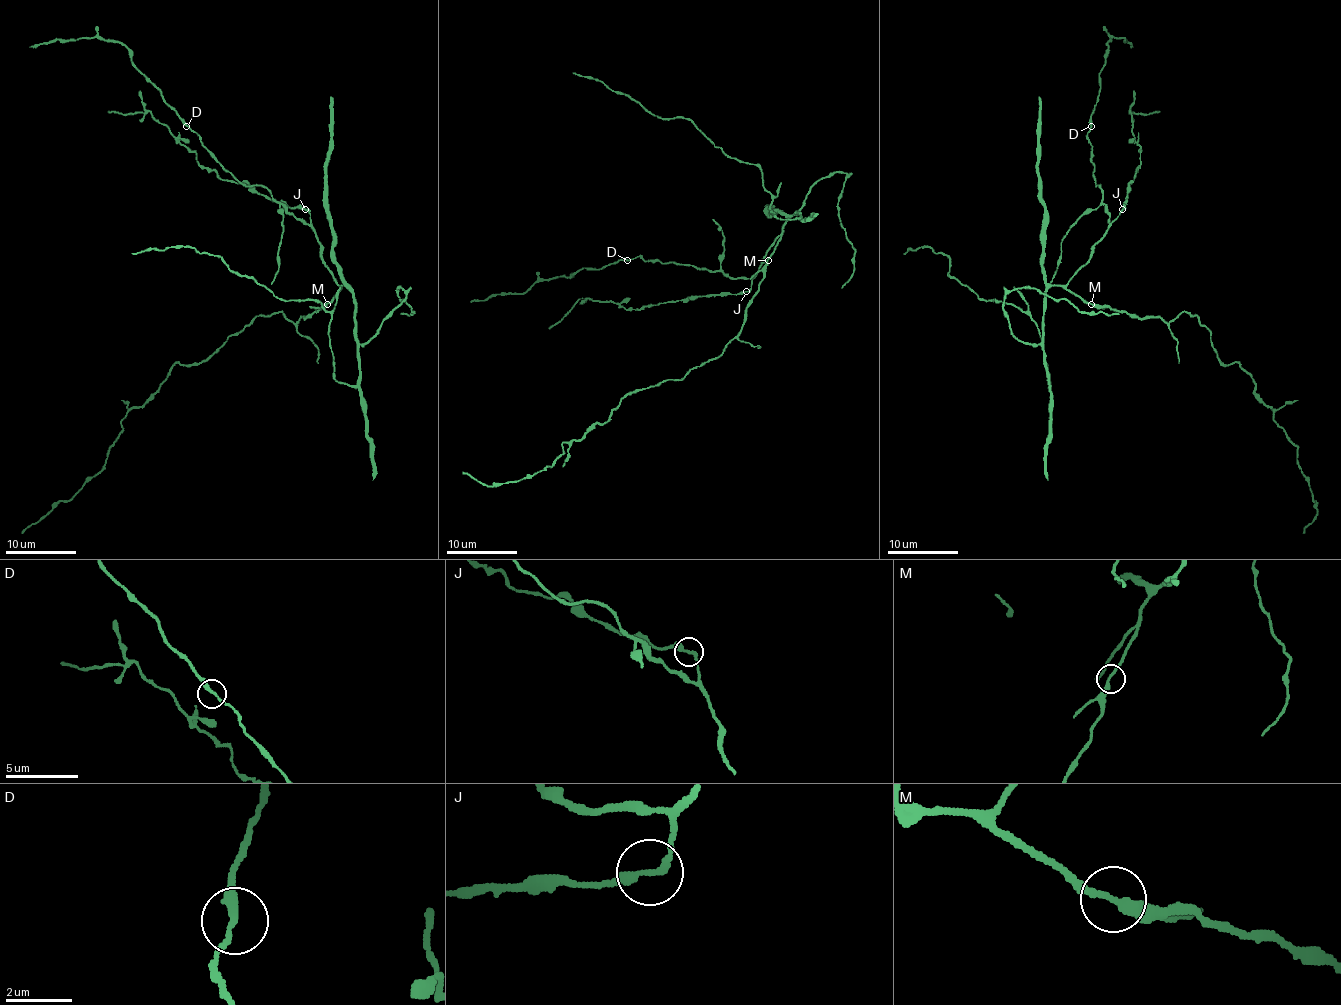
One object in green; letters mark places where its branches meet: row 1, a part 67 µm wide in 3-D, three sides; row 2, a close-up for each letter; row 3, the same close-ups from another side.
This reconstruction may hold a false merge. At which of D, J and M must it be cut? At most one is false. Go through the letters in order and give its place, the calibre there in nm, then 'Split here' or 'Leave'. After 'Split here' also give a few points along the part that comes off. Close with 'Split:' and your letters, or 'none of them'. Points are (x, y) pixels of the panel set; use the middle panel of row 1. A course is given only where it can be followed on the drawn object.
D: Place: (627, 260). Thickness 240 nm. Leave
J: Place: (746, 291). Thickness 240 nm. Split here. Course of the part to remove: (747, 292), (691, 295), (685, 301), (648, 304), (640, 309), (624, 309), (612, 301), (580, 299), (548, 329)
M: Place: (768, 260). Thickness 260 nm. Leave
Split: J

